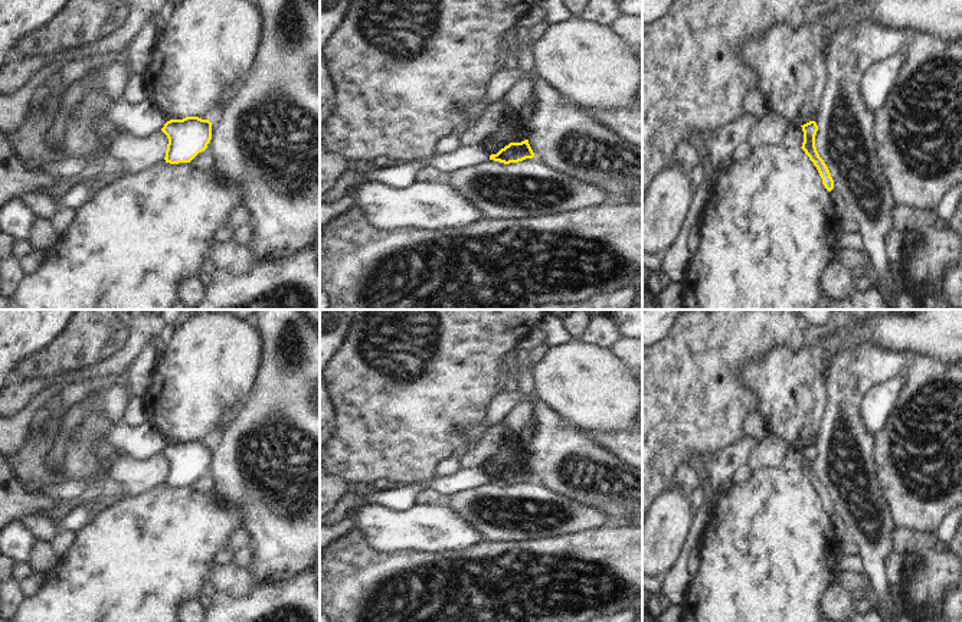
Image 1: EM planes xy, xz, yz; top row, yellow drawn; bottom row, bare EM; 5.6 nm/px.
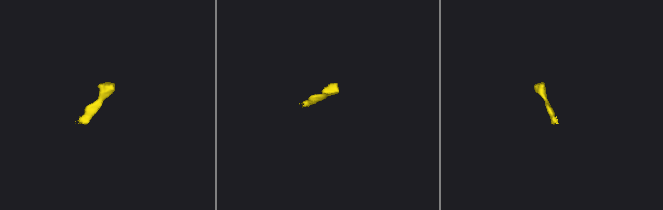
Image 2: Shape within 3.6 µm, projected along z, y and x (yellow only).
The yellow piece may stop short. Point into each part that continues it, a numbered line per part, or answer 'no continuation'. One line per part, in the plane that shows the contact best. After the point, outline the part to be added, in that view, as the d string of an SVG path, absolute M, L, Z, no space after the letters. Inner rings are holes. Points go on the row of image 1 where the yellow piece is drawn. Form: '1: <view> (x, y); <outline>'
no continuation

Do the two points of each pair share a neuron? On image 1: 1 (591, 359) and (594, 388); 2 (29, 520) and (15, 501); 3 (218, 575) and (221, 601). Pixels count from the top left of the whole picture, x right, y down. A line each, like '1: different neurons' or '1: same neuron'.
1: same neuron
2: different neurons
3: different neurons

